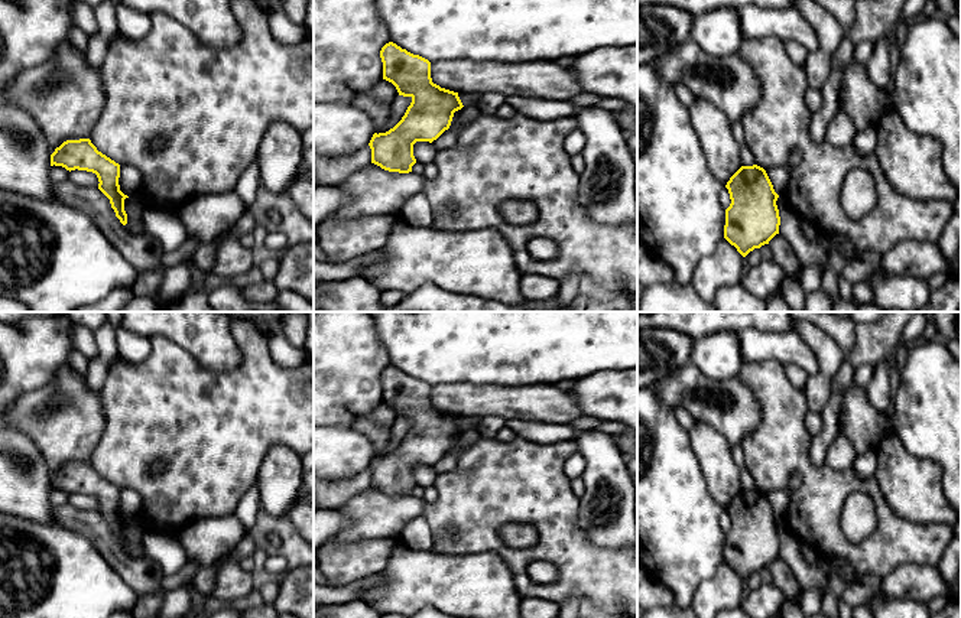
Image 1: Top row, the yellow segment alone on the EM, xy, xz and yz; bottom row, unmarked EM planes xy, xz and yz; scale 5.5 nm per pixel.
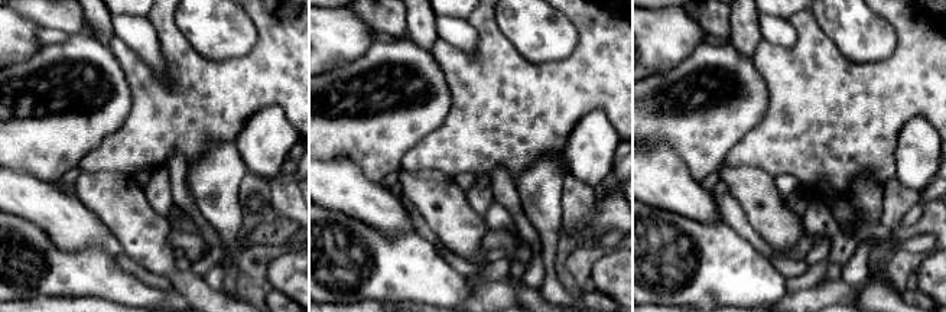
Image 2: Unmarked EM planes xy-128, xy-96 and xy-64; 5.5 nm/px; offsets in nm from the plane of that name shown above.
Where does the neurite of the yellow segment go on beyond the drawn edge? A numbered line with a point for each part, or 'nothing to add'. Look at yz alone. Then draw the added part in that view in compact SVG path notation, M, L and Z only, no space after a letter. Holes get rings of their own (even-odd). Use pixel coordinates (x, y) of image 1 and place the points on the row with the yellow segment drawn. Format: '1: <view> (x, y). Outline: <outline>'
nothing to add

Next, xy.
nothing to add

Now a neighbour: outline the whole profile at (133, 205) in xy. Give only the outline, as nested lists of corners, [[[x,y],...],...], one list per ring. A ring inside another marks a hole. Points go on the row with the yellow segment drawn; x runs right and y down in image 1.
[[[129,196],[124,199],[124,211],[127,214],[127,231],[133,235],[145,232],[142,224],[142,214],[146,209],[146,199],[142,196]]]

